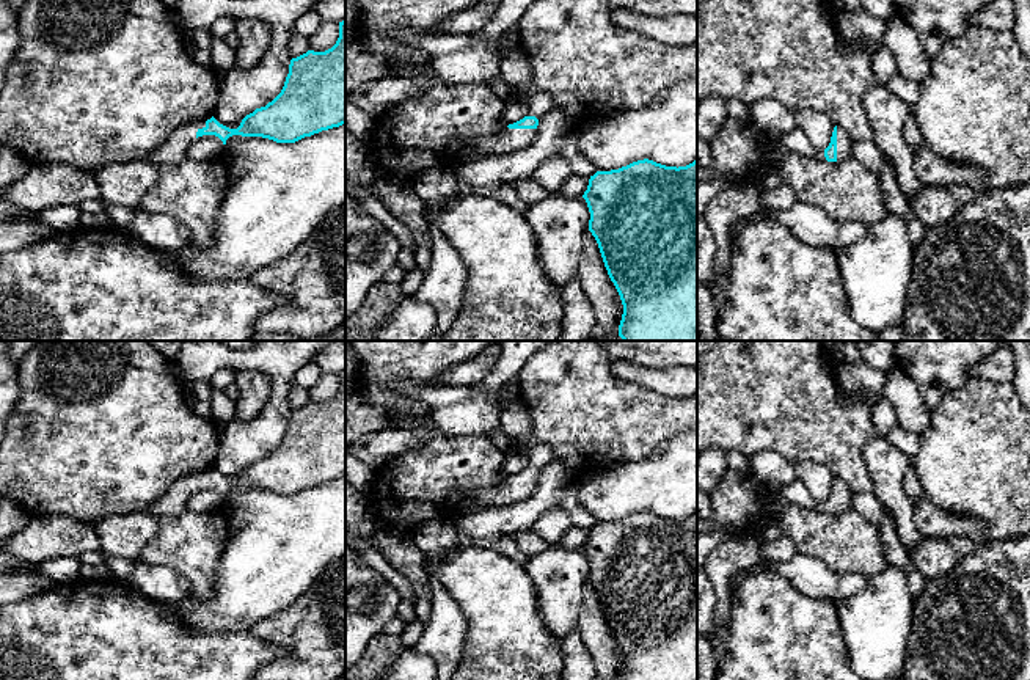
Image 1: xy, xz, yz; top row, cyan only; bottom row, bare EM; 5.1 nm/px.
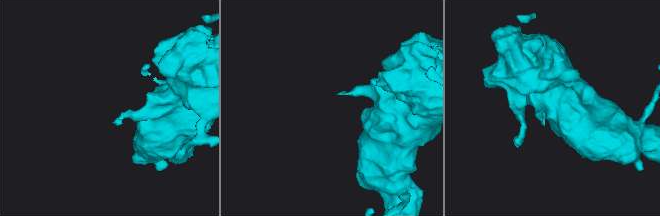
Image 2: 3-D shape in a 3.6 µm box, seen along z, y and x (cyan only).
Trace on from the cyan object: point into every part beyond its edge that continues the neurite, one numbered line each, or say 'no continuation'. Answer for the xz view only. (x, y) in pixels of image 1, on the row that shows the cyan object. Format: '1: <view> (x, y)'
1: xz (509, 140)

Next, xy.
1: xy (173, 149)

